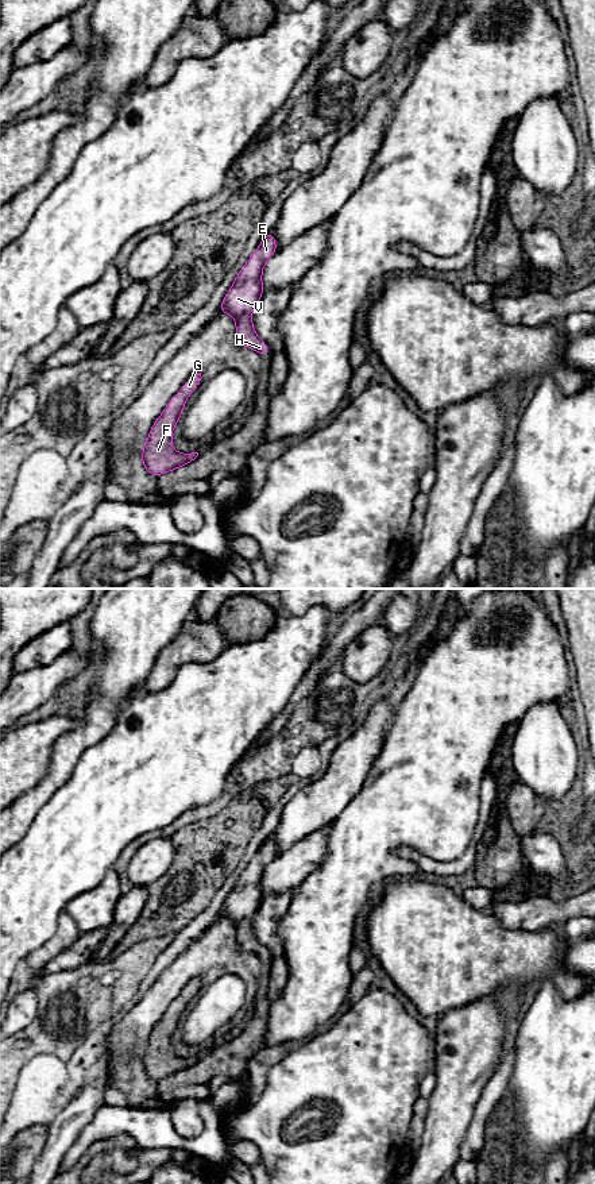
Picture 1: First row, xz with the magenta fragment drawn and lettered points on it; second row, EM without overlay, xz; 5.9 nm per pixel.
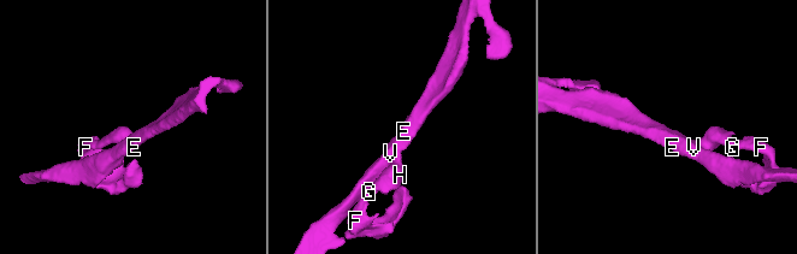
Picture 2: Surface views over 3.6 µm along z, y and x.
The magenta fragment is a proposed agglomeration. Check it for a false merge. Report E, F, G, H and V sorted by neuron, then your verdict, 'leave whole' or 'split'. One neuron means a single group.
E F G H V | leave whole

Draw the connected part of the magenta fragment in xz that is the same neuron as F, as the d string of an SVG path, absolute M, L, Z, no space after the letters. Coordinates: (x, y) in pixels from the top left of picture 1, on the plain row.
M201 977L190 981L182 994L169 1006L162 1019L155 1025L150 1034L140 1062L143 1072L152 1081L159 1081L163 1077L186 1071L198 1061L198 1057L177 1057L173 1052L171 1038L182 1019L188 1003L197 994L201 983Z

